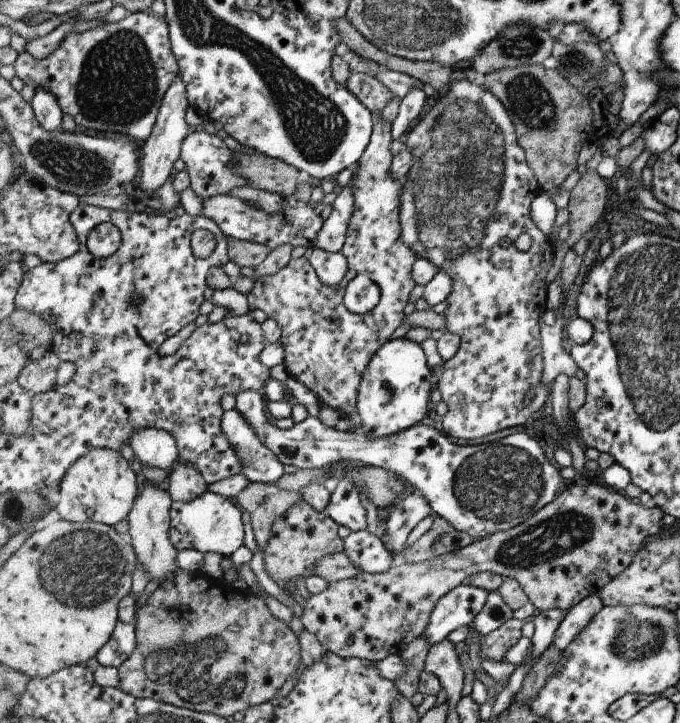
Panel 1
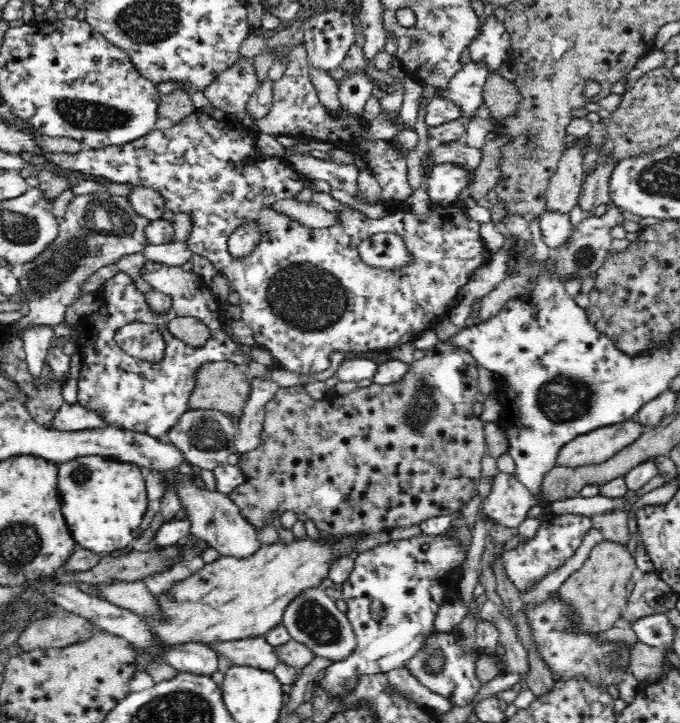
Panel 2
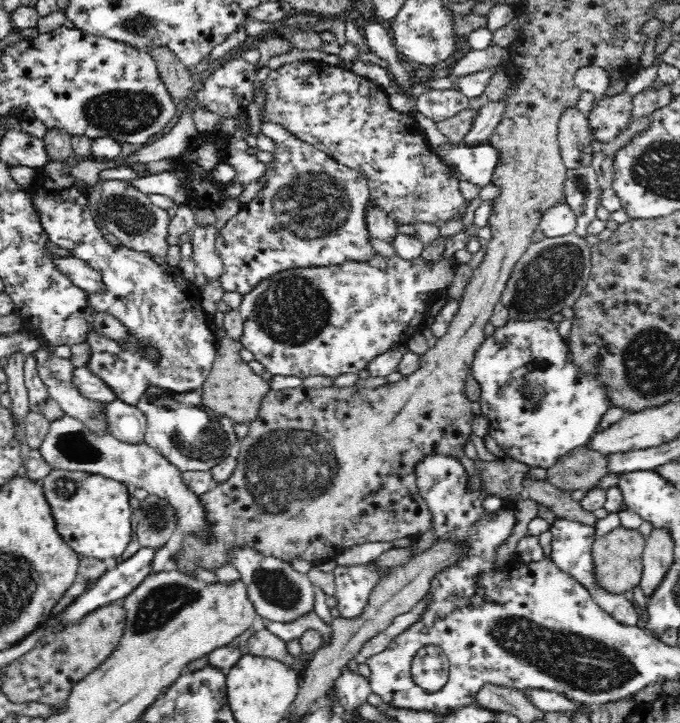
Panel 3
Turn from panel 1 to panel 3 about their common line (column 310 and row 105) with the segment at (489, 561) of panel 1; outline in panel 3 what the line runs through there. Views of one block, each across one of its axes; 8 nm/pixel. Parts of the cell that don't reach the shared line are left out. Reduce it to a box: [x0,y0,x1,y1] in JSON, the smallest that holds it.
[588,91,634,143]

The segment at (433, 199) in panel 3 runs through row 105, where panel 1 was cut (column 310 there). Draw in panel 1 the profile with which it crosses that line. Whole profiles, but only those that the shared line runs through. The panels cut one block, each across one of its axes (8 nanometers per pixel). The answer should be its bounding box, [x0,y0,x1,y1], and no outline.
[248,115,420,418]

